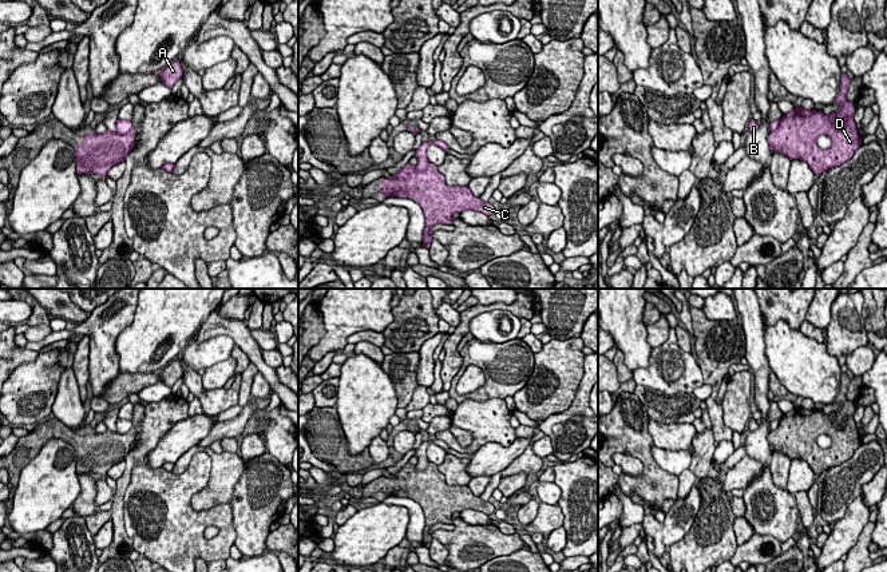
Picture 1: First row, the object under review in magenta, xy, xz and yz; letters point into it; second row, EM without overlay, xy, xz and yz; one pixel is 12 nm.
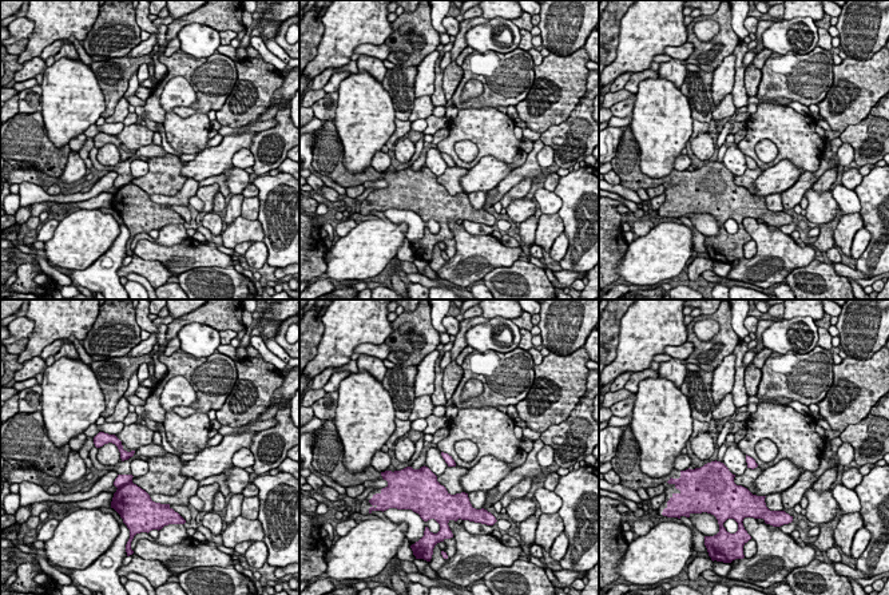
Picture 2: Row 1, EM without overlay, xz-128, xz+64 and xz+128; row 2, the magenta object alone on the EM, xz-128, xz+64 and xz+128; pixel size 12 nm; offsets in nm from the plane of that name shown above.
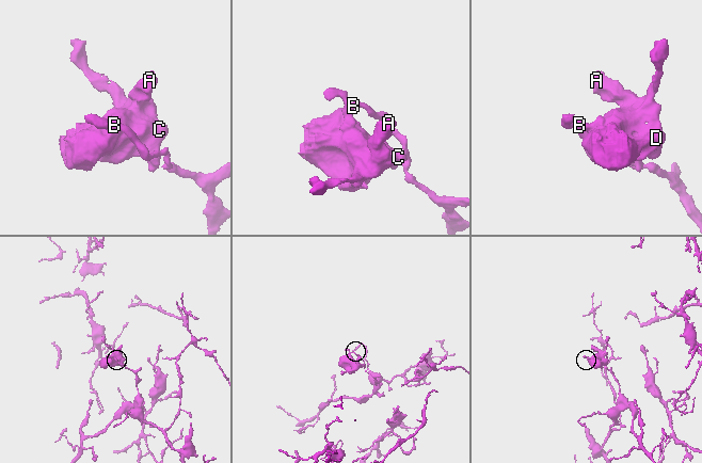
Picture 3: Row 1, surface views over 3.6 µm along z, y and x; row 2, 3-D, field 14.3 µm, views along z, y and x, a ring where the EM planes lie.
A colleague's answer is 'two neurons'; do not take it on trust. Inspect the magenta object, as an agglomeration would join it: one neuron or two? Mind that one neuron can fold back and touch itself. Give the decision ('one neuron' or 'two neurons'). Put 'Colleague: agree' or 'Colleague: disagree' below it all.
two neurons
Colleague: agree

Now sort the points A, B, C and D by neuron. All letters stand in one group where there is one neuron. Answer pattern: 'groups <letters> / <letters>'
groups A C D / B

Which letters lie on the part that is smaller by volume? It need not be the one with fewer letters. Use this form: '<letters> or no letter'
A, C, D

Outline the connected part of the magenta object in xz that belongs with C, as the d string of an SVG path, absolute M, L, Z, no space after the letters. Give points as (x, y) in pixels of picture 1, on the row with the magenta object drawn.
M407 163L392 179L380 179L379 190L387 196L408 198L415 200L424 212L425 229L423 247L429 249L432 242L431 229L437 225L451 225L455 212L472 210L484 215L495 214L495 207L475 196L468 186L448 186L437 166L428 163L423 171Z

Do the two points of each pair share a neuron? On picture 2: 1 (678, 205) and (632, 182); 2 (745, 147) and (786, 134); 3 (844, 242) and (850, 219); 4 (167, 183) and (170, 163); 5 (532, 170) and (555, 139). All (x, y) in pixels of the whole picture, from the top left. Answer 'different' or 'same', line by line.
1: same
2: same
3: same
4: same
5: different

